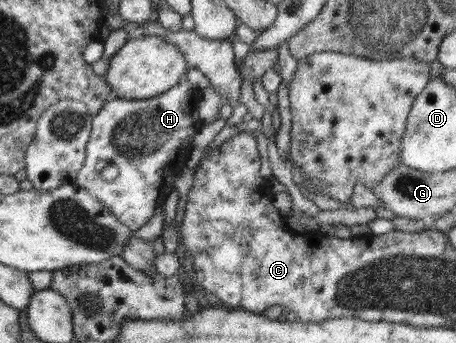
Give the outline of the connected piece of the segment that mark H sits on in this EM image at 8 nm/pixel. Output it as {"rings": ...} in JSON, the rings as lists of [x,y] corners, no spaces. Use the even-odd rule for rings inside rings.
{"rings":[[[186,78],[170,90],[147,99],[117,98],[108,102],[93,116],[91,133],[85,148],[85,161],[73,182],[78,188],[96,197],[110,212],[126,223],[133,231],[144,226],[161,201],[174,190],[175,177],[186,167],[185,160],[198,132],[198,103],[202,89],[197,89]],[[106,160],[118,168],[118,176],[112,180],[104,179],[96,171],[96,163]]]}

